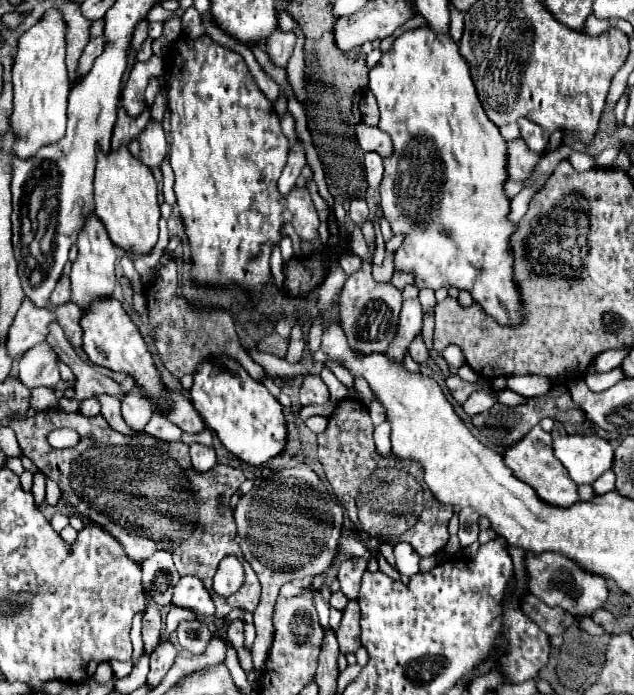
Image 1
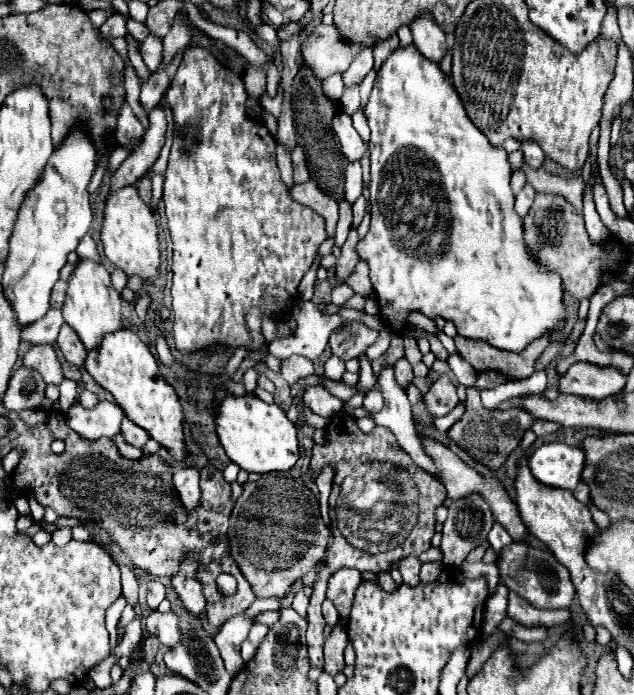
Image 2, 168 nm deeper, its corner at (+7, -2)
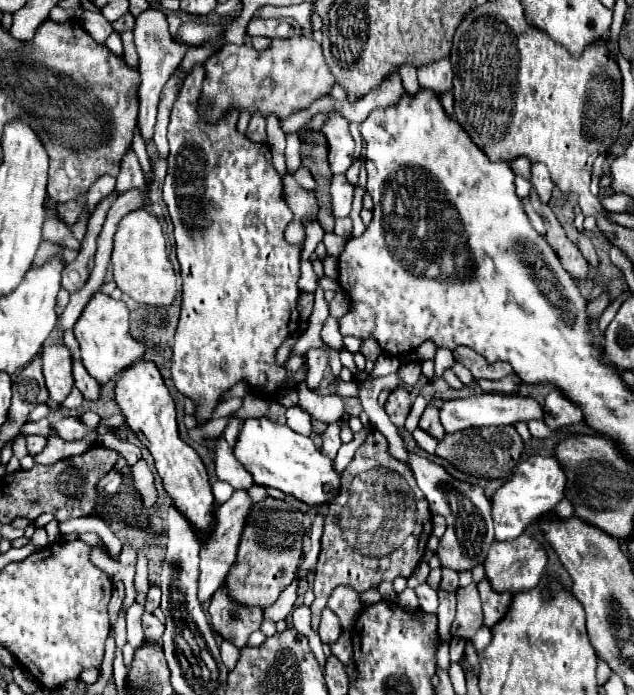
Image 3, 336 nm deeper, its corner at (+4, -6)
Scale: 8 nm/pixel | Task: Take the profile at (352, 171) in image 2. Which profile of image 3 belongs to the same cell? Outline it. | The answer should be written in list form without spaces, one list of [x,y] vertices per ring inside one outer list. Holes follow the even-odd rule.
[[[329,189],[331,193],[331,211],[333,217],[347,217],[351,211],[351,201],[353,201],[353,189]]]

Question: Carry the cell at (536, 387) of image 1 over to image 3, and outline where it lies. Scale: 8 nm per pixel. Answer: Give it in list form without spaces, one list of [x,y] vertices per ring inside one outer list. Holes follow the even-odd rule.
[[[415,429],[412,433],[413,439],[415,439],[417,446],[424,450],[429,454],[434,454],[435,449],[437,447],[437,441],[431,437],[431,435],[427,435],[425,431],[421,431],[421,429]]]

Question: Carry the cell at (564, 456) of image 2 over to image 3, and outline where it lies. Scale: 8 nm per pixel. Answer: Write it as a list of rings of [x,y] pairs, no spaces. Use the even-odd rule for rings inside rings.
[[[529,457],[519,463],[513,477],[507,479],[491,497],[491,517],[495,521],[495,539],[507,541],[519,537],[531,523],[537,523],[545,515],[549,515],[555,505],[563,499],[565,489],[565,473],[553,457]]]

